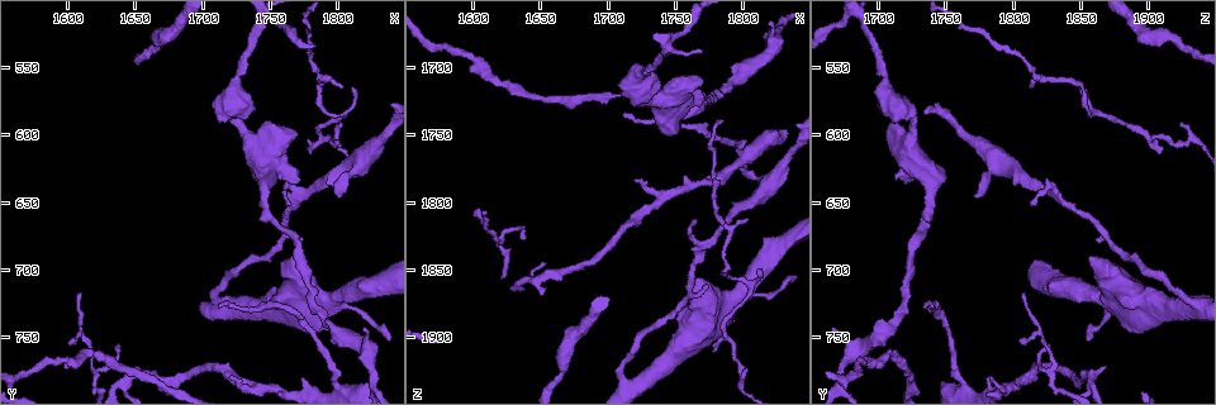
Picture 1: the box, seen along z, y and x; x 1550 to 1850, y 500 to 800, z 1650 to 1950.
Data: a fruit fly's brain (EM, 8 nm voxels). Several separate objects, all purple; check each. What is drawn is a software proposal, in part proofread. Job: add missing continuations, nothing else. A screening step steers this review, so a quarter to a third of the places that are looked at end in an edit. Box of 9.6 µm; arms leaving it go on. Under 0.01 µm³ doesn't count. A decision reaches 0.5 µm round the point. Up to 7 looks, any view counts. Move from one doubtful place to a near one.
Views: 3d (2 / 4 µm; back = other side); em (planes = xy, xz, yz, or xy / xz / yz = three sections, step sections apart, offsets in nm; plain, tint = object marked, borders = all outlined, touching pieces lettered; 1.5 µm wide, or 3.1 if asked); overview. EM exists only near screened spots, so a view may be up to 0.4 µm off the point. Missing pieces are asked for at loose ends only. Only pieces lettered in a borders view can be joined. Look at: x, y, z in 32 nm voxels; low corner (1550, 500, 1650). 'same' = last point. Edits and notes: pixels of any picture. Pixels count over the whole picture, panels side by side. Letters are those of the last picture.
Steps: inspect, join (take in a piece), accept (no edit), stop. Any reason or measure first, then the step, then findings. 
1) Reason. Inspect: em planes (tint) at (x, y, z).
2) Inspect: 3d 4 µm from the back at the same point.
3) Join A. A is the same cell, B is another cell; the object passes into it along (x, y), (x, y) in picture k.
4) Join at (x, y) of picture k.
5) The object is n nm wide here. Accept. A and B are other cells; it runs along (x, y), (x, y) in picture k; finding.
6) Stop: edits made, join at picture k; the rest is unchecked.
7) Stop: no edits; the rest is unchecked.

Tapers out. Inspect: em planes (borders) at (1598, 756, 1808).

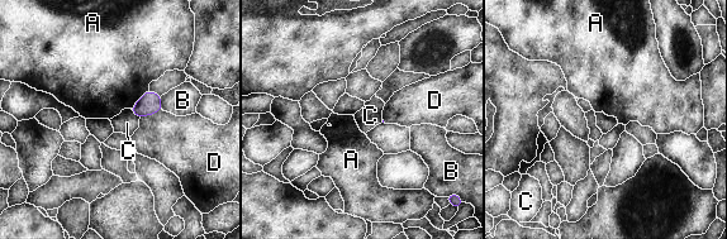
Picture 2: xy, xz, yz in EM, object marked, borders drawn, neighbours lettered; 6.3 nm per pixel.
Accept. A, B, C and D are other cells; a border runs along (129, 109), (139, 118) in picture 2; no lettered piece goes on from it.

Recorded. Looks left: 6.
Free end. Inspect: 3d 4 µm at (1718, 780, 1782).

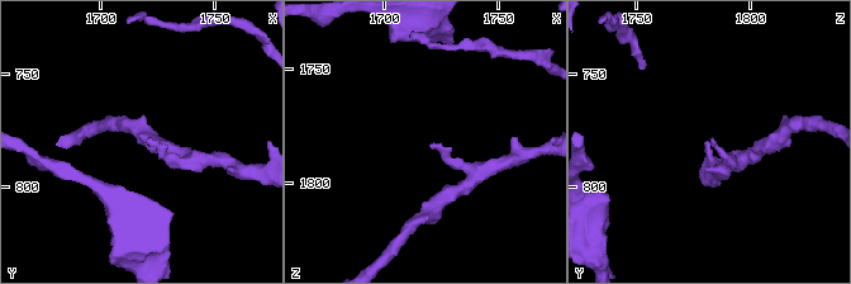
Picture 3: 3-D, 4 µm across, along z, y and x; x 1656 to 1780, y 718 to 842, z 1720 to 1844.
Now the EM. Inspect: em planes (borders) at (1721, 780, 1783).

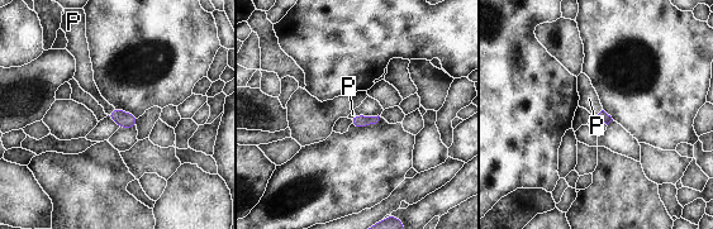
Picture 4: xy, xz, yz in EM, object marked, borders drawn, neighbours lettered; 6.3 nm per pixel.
Join P. P is the same cell; the object passes into it along (123, 119), (112, 111), (86, 82) in picture 4; the neuron continues.

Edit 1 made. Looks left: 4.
Free end. Inspect: 3d 4 µm at (1766, 650, 1812).

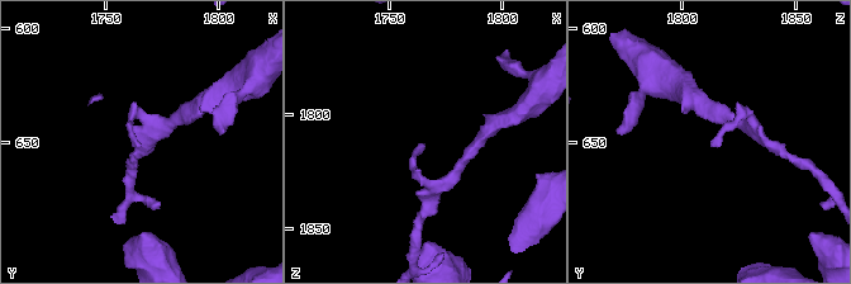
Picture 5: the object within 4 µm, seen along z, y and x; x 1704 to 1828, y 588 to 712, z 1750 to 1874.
Inspect: em xz step 4 (tint) at (1765, 652, 1812).

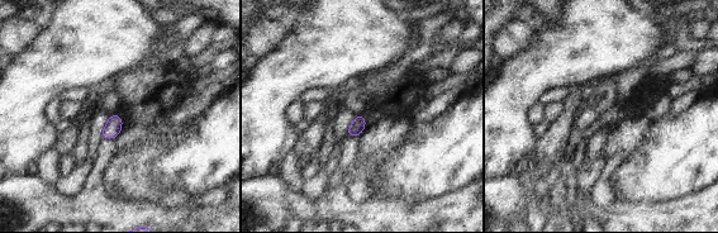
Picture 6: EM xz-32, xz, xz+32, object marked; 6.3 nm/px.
Another direction. Inspect: em planes (borders) at the same point.

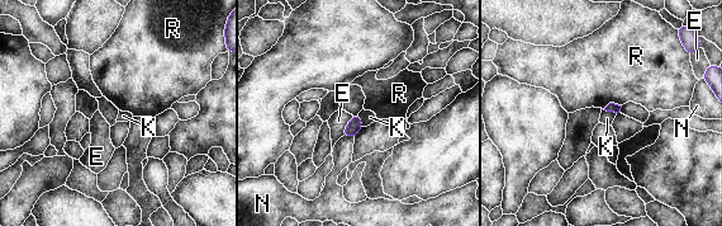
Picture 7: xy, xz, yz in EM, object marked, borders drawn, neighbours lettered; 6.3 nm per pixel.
Accept. E, K, N and R are other cells; a border runs along (603, 109), (616, 113) in picture 7; none of them fits.

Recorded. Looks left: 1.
Stop: edits made, join at picture 4; the rest is unchecked.

